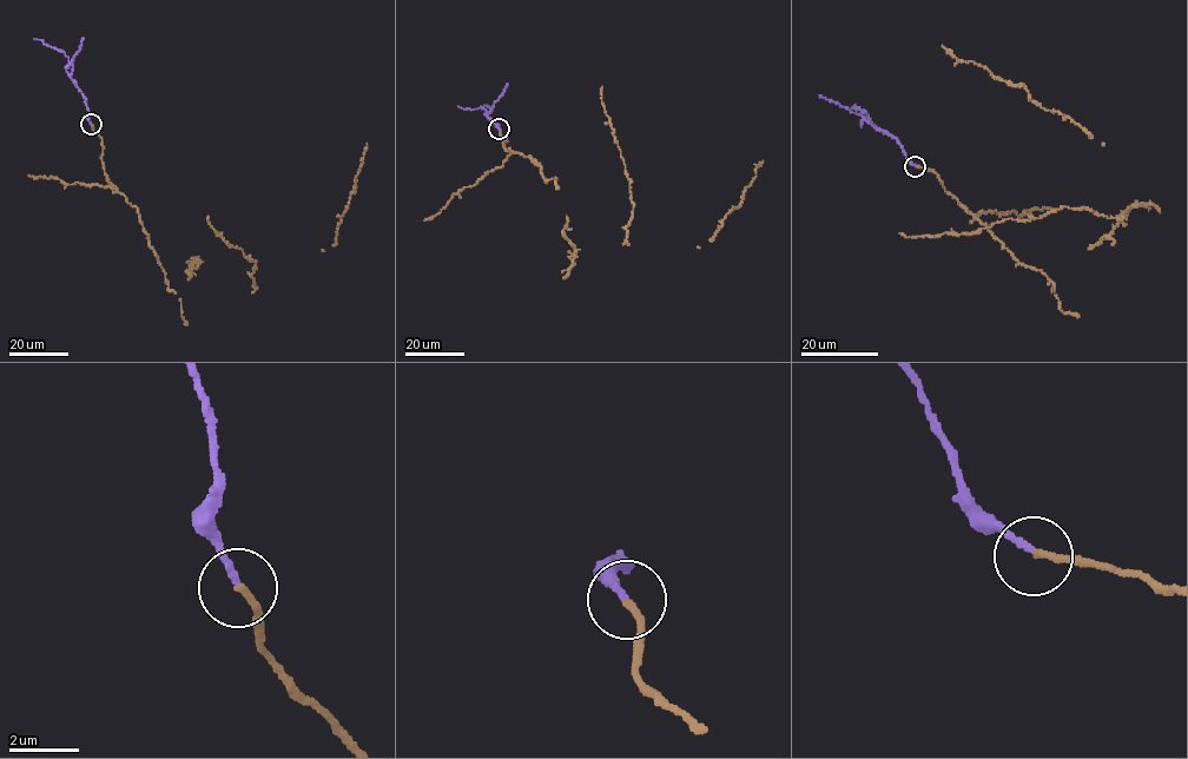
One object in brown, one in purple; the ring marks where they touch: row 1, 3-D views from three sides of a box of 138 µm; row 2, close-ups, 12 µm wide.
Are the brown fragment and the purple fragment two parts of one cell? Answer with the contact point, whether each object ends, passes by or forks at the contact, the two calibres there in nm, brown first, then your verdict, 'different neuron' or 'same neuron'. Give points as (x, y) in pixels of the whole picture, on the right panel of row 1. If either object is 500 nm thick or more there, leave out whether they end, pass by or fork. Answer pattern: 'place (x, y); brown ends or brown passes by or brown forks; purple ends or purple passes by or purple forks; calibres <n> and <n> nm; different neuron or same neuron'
place (915, 166); brown ends; purple ends; calibres 190 and 190 nm; different neuron

